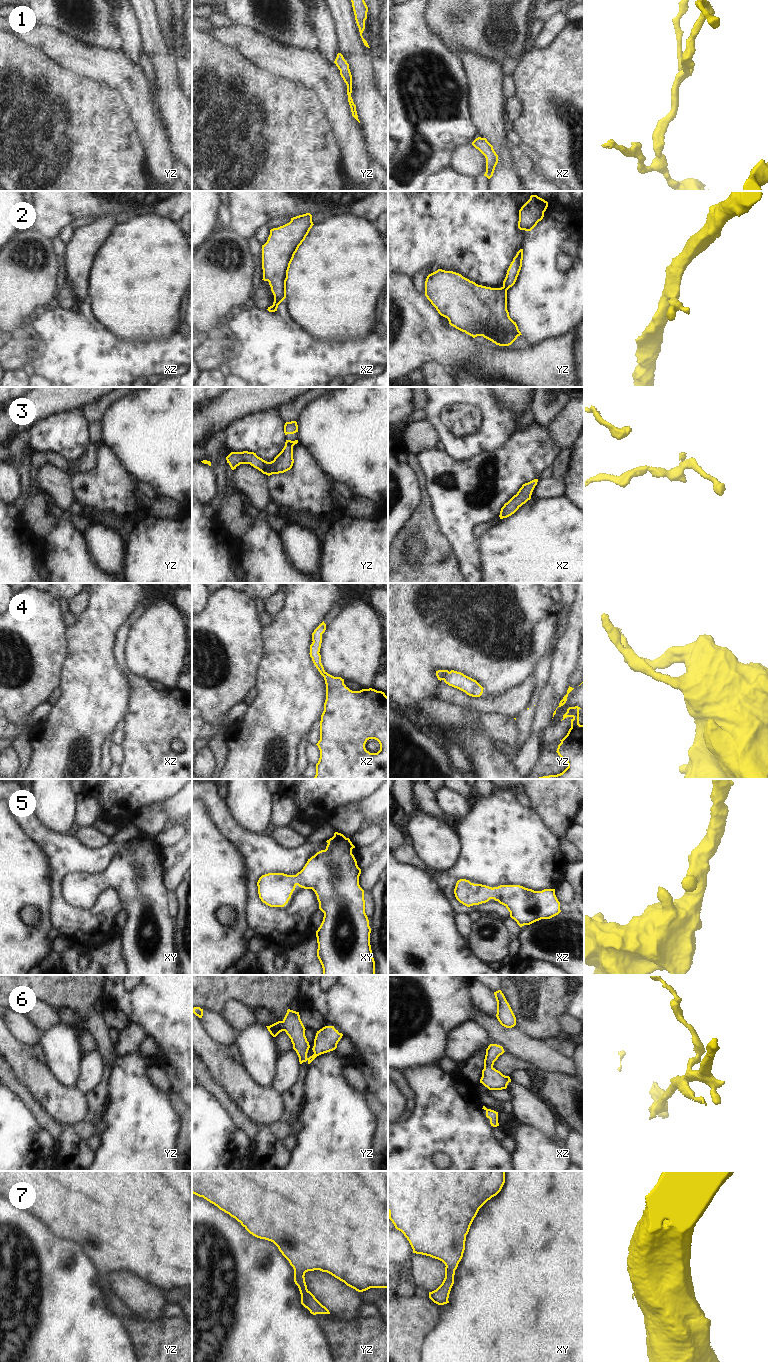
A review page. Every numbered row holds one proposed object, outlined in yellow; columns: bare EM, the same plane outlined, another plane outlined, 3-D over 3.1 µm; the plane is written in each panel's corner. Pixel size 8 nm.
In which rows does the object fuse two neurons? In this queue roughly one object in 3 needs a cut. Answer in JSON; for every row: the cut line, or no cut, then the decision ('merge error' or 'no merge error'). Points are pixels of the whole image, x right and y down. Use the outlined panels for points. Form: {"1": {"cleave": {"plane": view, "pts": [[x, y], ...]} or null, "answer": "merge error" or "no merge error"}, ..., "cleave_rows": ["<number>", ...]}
{"1": {"cleave": null, "answer": "no merge error"}, "2": {"cleave": null, "answer": "no merge error"}, "3": {"cleave": null, "answer": "no merge error"}, "4": {"cleave": null, "answer": "no merge error"}, "5": {"cleave": null, "answer": "no merge error"}, "6": {"cleave": null, "answer": "no merge error"}, "7": {"cleave": null, "answer": "no merge error"}, "cleave_rows": []}

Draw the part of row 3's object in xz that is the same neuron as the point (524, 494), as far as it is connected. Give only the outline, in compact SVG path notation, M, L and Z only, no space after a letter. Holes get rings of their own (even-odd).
M534 479L522 485L516 495L514 495L500 511L500 519L507 518L514 514L523 504L531 499L532 492L537 485L538 479Z

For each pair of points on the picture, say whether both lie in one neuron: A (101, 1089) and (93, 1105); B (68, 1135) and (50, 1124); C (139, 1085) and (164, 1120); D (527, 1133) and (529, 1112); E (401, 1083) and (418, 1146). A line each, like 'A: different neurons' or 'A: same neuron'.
A: same neuron
B: different neurons
C: same neuron
D: different neurons
E: different neurons

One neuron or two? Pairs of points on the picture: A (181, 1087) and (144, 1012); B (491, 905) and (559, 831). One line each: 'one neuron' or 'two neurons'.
A: one neuron
B: two neurons

